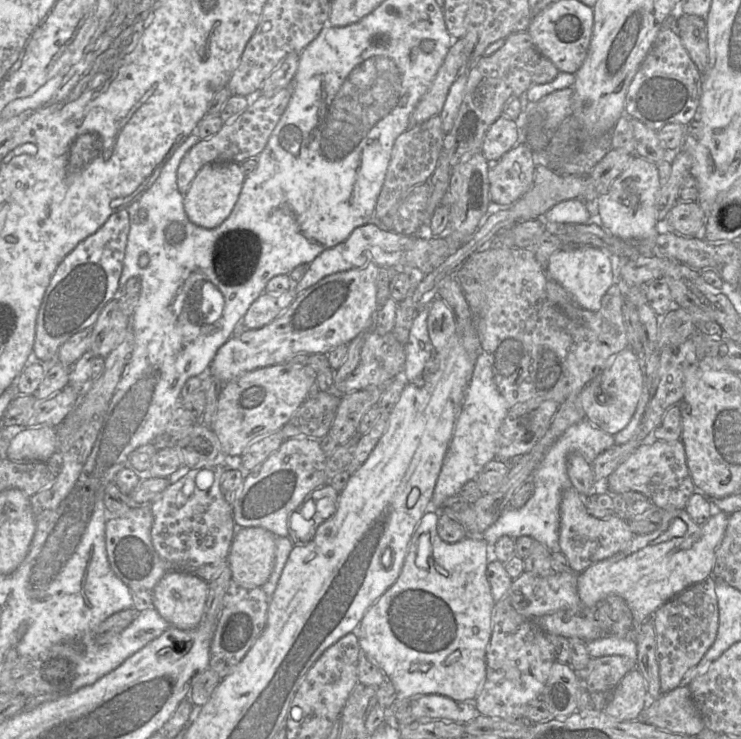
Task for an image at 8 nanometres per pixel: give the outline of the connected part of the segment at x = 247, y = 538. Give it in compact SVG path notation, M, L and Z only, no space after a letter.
M262 527L236 531L228 555L232 580L245 588L262 587L275 561L275 535Z

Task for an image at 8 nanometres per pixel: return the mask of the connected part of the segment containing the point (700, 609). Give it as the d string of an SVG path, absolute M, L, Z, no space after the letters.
M710 576L690 586L660 606L652 616L662 693L680 686L685 673L700 662L716 638L718 603L715 581L714 577Z

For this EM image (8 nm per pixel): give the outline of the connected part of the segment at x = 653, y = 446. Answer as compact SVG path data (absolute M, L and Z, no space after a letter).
M649 440L631 453L607 478L604 488L611 495L634 491L647 496L660 510L685 509L696 491L687 467L685 448L680 440Z

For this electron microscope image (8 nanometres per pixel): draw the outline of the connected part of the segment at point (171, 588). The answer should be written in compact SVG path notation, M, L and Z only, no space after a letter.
M168 571L152 590L153 608L170 626L193 630L204 617L208 591L208 583L200 577Z

